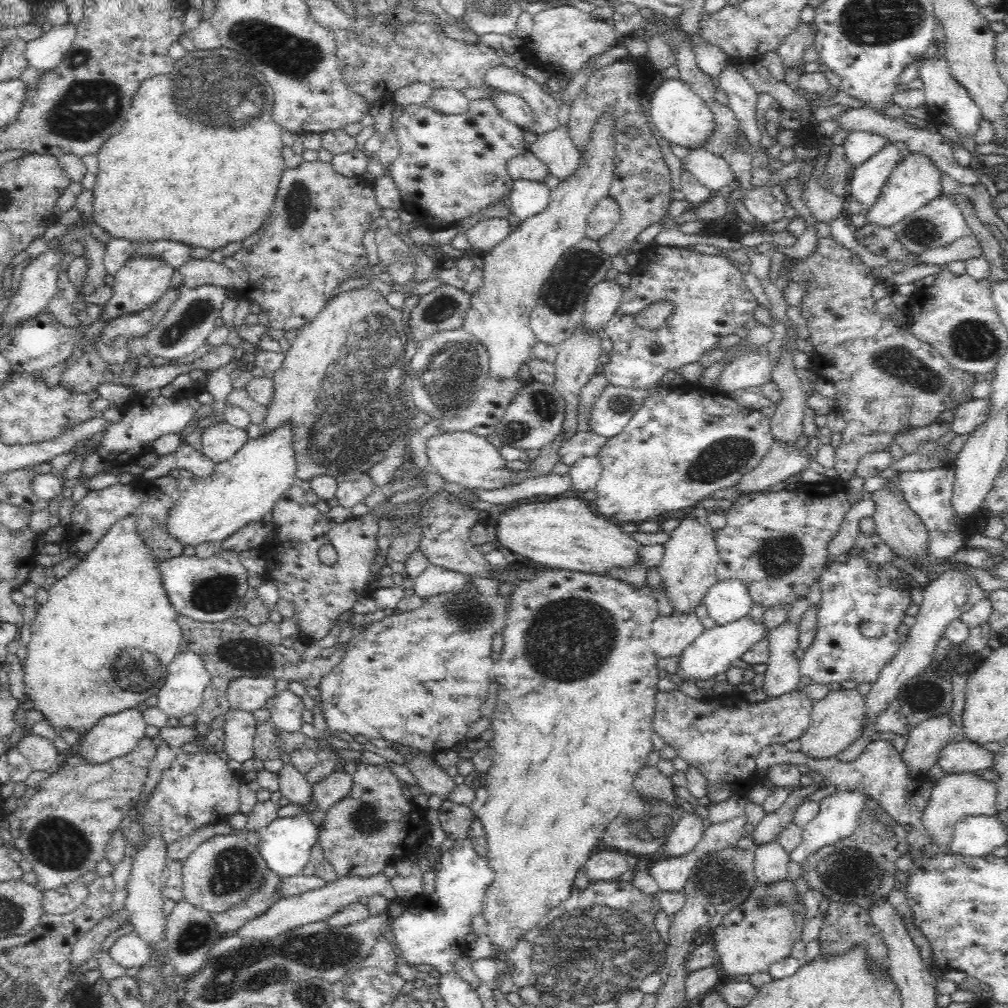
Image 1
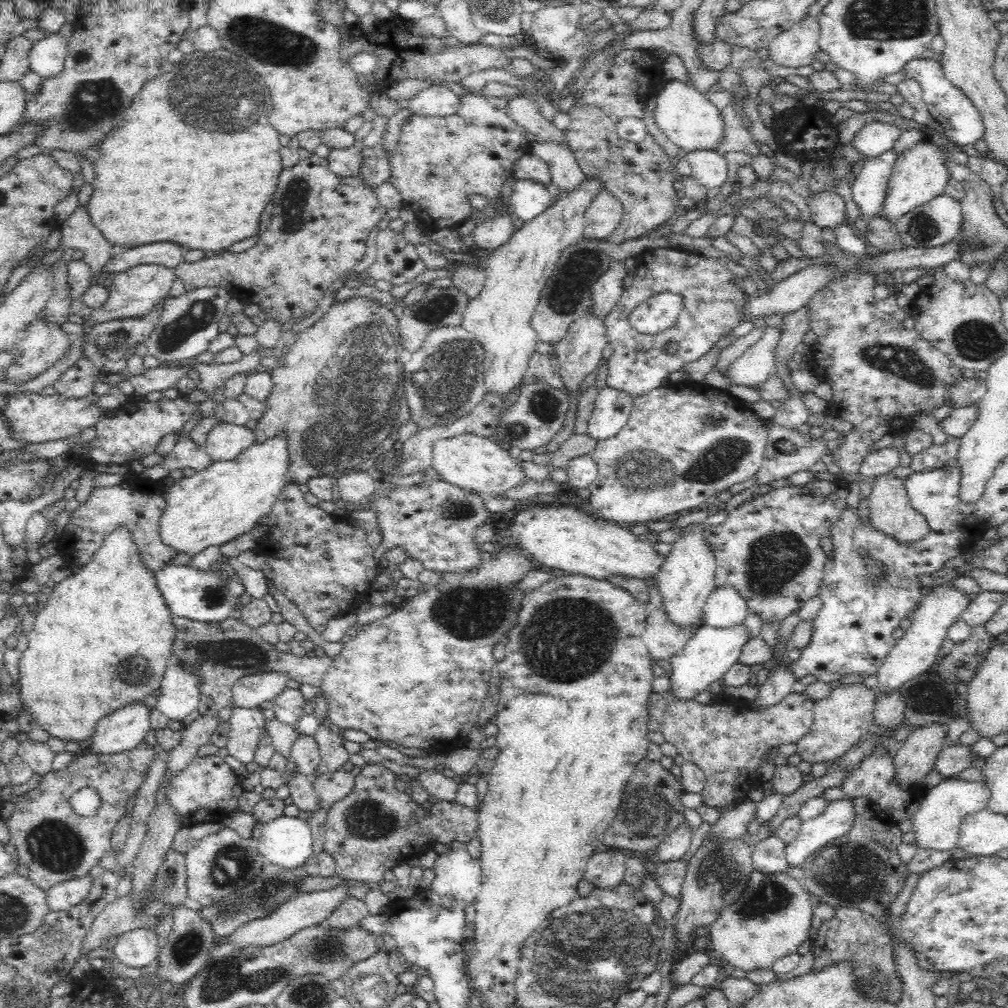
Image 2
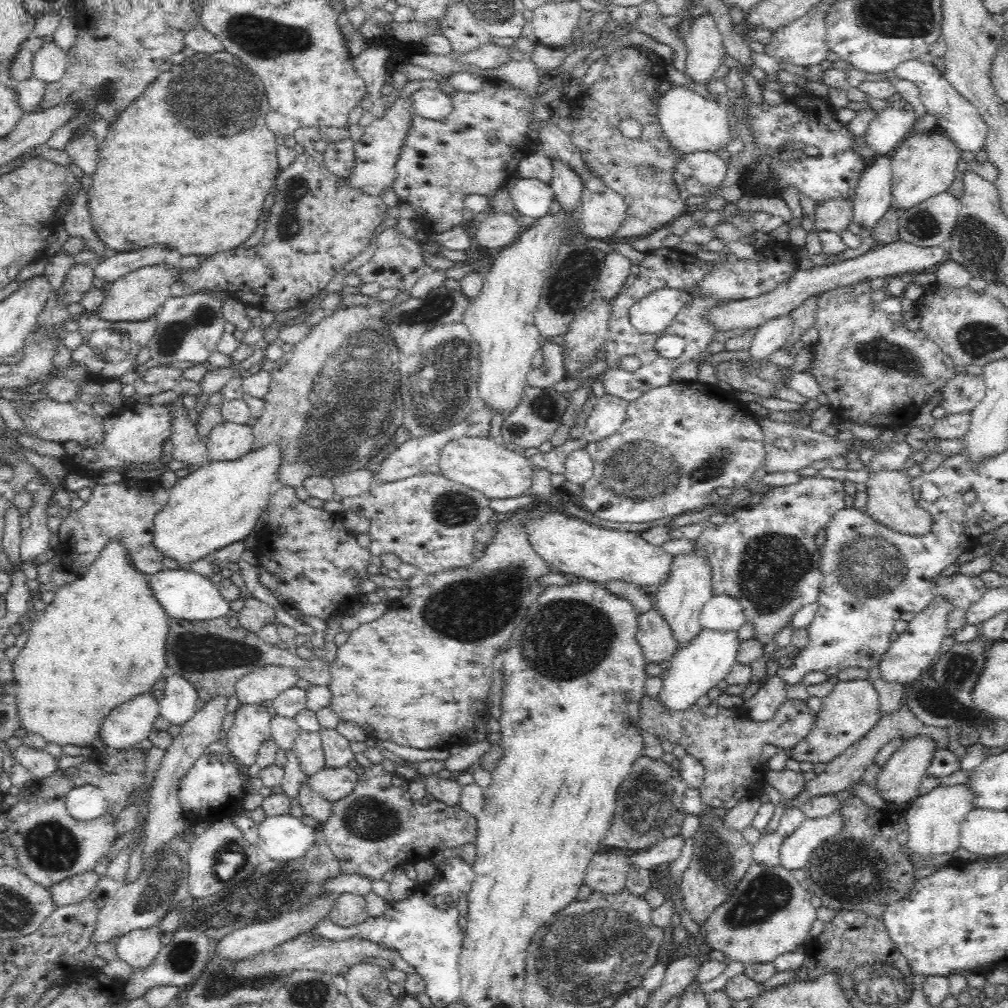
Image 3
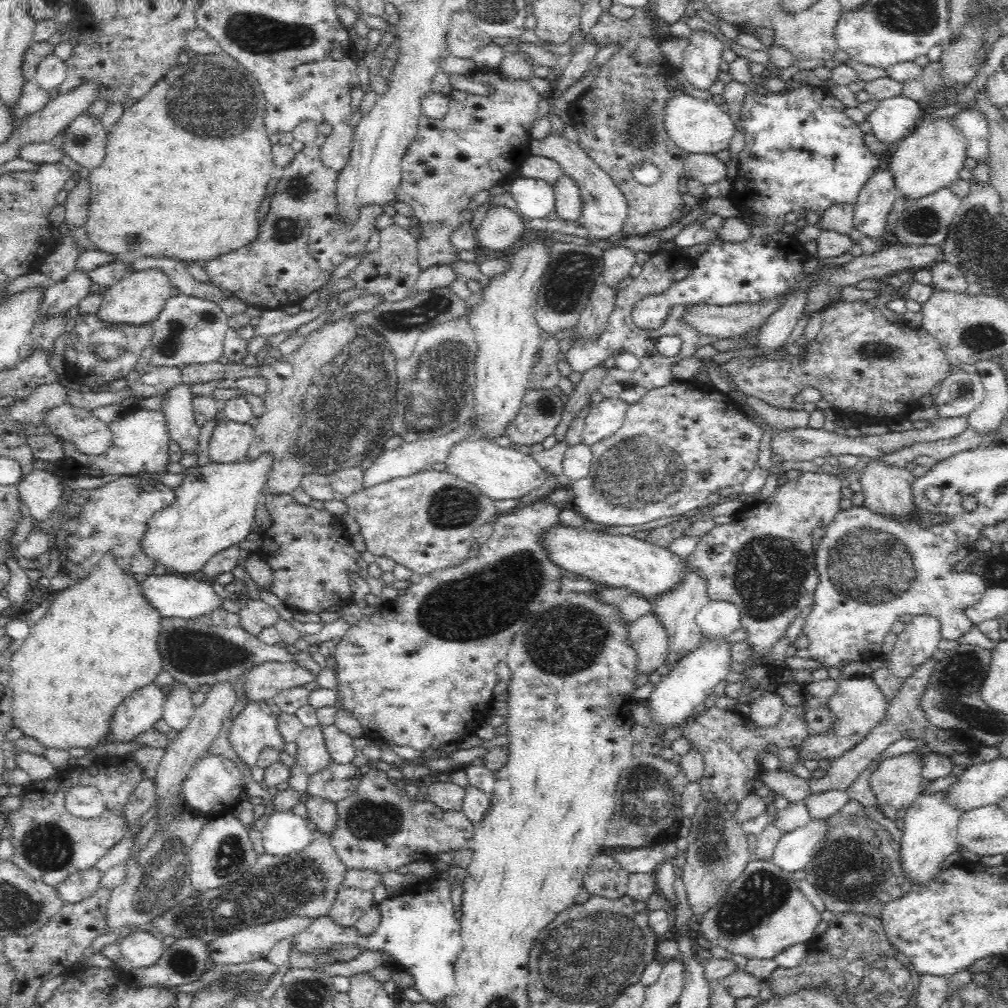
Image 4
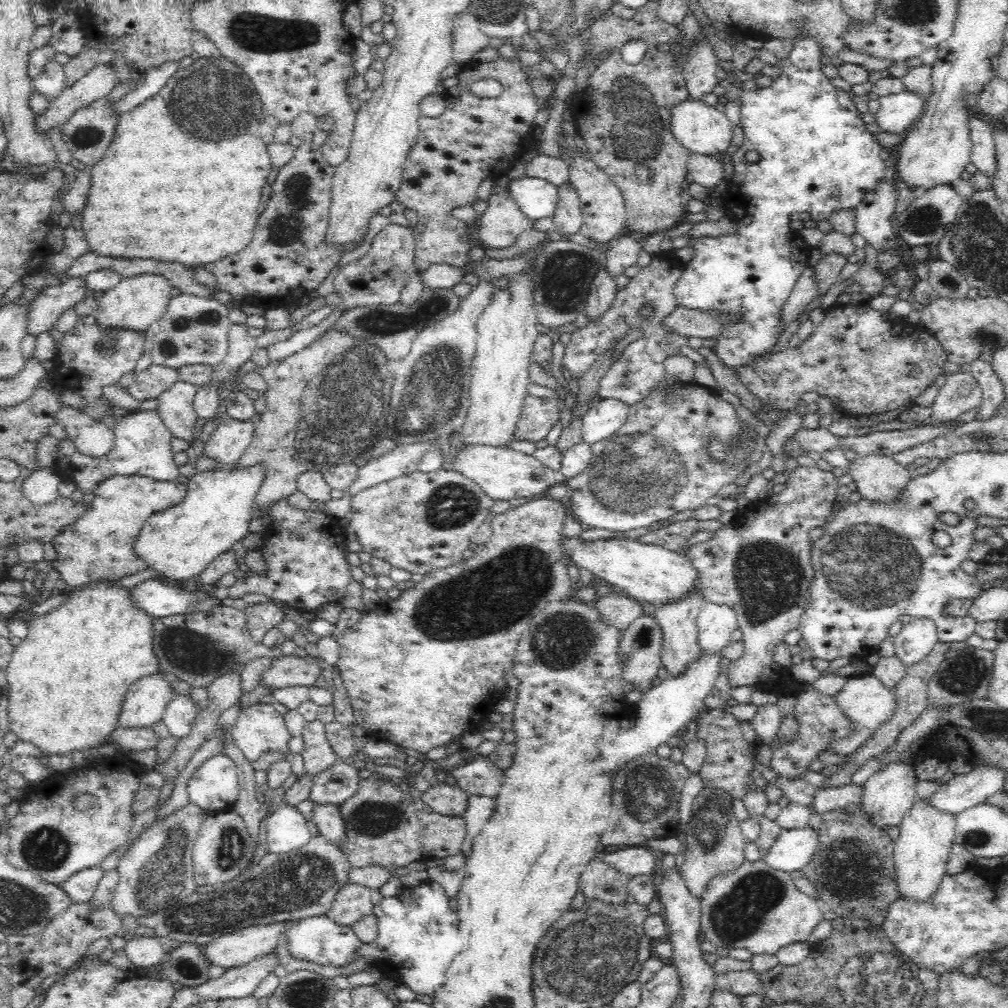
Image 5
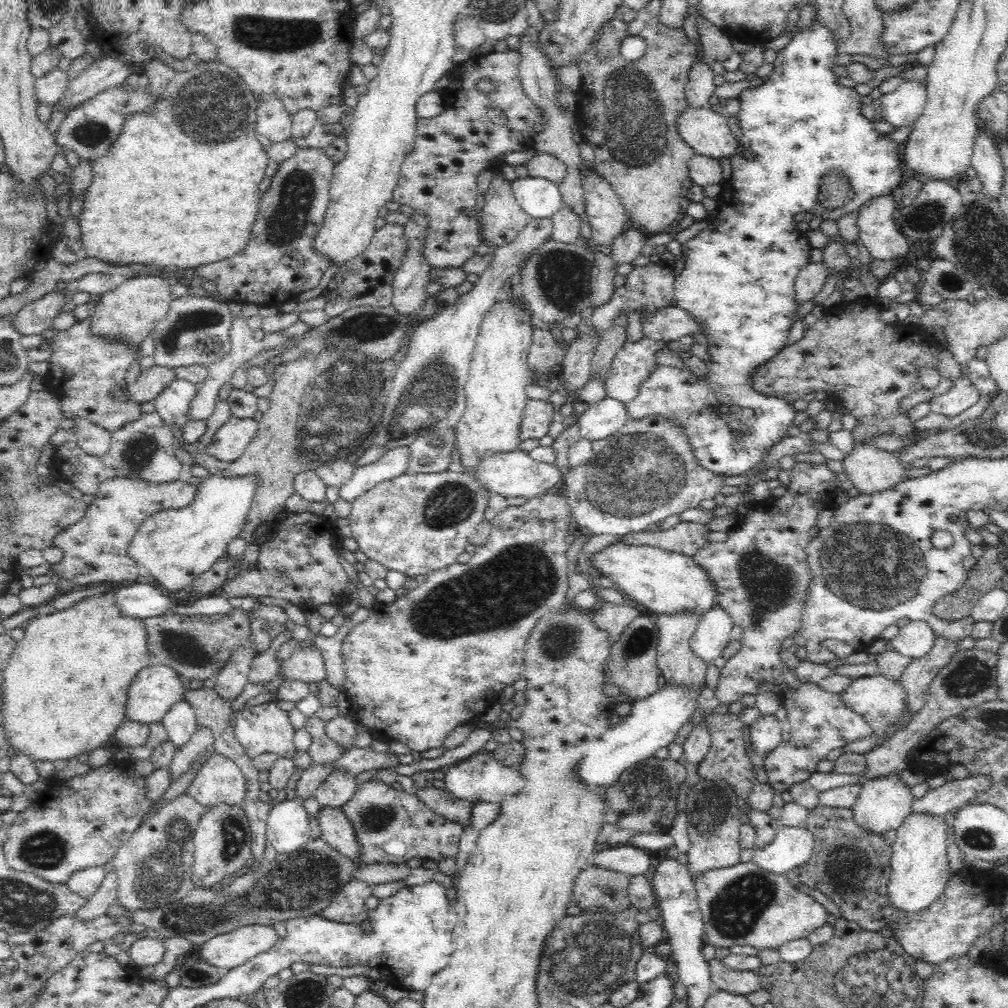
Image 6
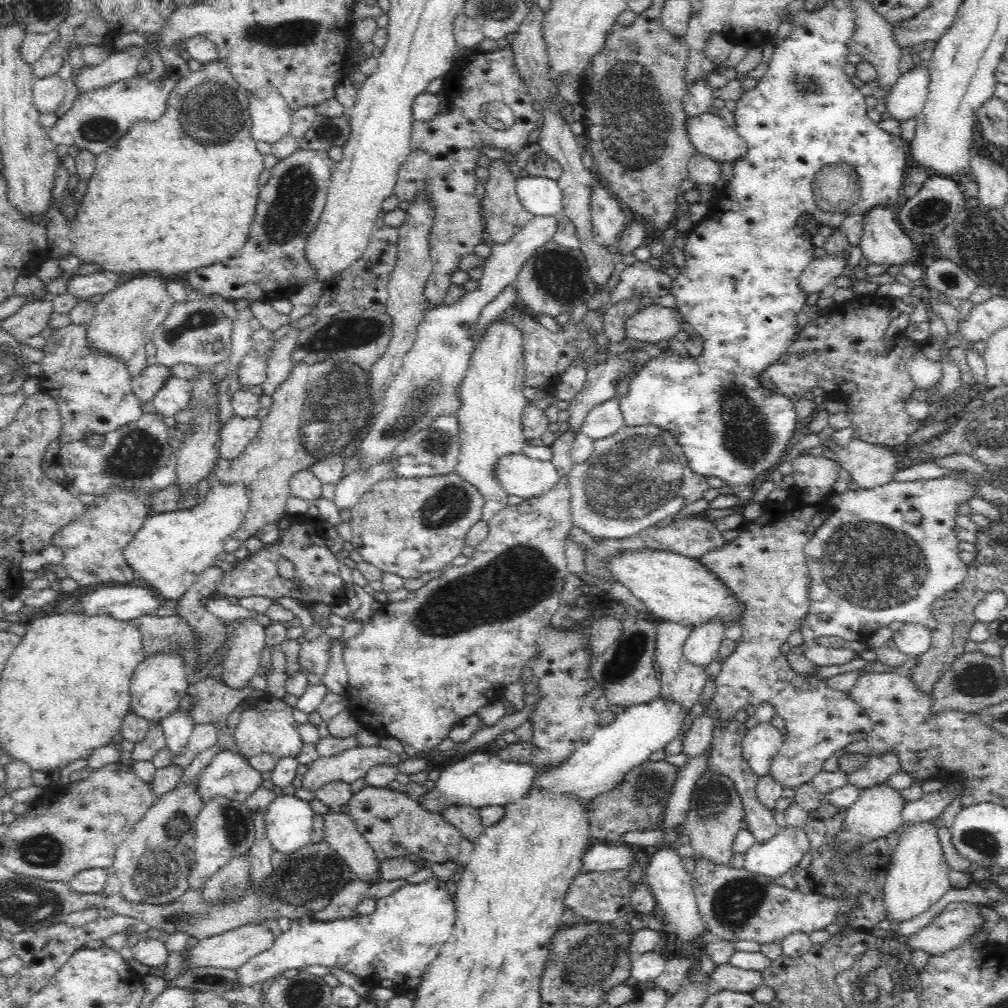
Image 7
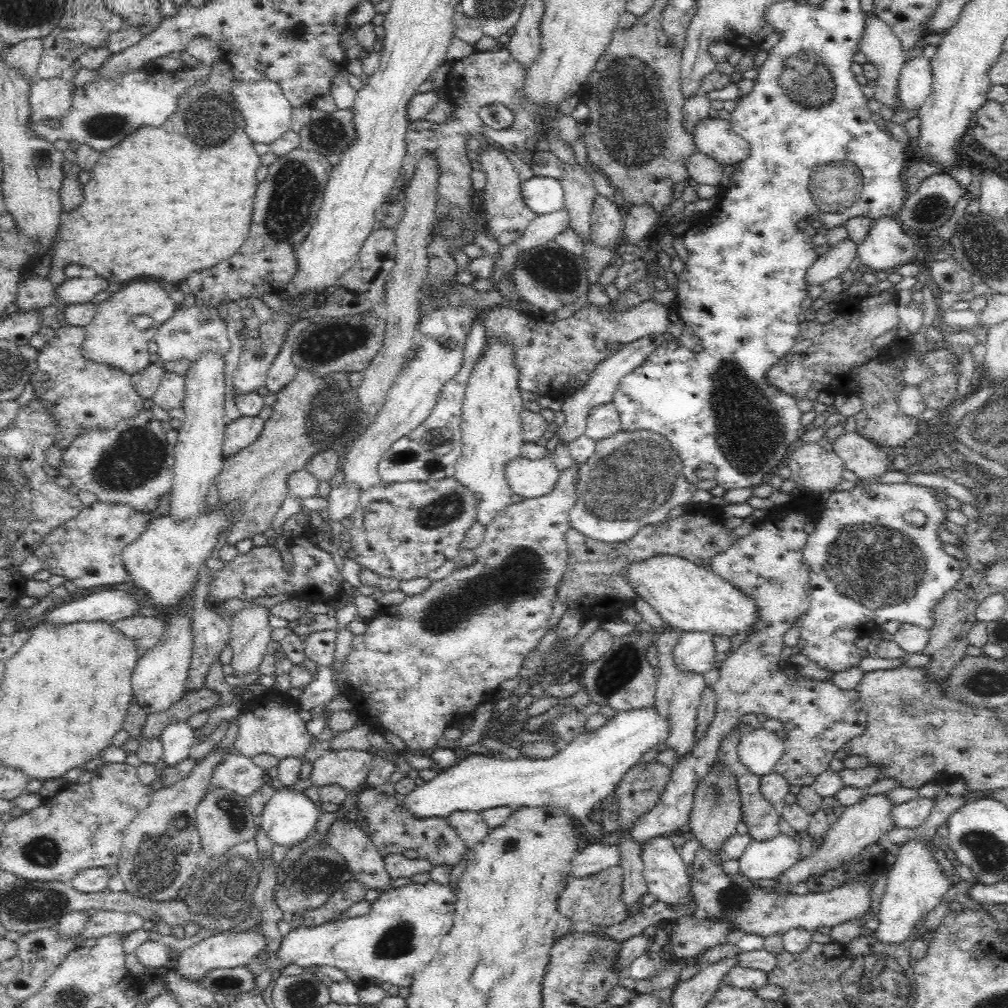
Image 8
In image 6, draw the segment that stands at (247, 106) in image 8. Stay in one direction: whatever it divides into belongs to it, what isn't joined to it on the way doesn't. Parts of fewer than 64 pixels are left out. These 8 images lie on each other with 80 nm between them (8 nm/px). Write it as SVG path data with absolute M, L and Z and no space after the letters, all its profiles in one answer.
M276 99L259 100L256 116L257 133L267 136L270 142L284 142L291 137L292 118Z

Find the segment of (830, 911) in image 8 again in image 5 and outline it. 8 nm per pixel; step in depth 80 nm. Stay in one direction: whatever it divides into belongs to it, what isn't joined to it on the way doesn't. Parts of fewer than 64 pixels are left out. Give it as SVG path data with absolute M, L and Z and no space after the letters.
M763 859L756 862L745 860L731 873L715 876L713 879L700 903L700 930L702 938L712 942L716 948L745 948L753 955L774 955L783 946L807 942L808 936L822 919L823 909L819 902L802 894L796 888L790 873L768 866Z

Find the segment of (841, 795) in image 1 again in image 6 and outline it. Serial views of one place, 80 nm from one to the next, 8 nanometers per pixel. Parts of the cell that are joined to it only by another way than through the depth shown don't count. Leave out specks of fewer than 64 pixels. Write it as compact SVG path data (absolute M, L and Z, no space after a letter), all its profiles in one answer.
M782 825L776 838L767 847L754 847L753 861L768 872L786 875L812 858L814 845L814 834L806 827Z

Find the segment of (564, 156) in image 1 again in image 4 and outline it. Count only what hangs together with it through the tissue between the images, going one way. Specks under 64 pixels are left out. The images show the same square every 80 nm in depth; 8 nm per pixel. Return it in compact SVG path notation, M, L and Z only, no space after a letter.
M562 172L558 180L551 184L555 195L555 210L562 220L580 221L582 214L581 192L570 174Z

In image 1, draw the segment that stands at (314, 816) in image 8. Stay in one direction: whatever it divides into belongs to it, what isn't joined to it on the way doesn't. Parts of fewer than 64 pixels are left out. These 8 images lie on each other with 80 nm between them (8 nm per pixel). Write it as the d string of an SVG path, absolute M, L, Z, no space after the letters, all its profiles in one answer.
M300 812L297 816L276 818L268 826L260 830L259 853L267 864L280 878L290 878L301 874L310 860L312 848L319 840L319 828L312 821L312 812Z

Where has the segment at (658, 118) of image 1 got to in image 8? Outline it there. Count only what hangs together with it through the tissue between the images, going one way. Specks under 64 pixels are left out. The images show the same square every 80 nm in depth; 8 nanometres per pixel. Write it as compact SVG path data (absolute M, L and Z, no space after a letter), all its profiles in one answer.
M719 117L700 120L691 132L697 152L707 154L720 165L735 165L750 154L747 140L734 132L731 121Z

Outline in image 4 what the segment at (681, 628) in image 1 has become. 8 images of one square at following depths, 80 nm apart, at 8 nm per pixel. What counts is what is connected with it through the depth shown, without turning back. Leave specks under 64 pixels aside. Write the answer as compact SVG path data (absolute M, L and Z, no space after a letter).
M651 611L629 624L629 643L637 652L637 672L655 672L665 663L669 642L666 628Z

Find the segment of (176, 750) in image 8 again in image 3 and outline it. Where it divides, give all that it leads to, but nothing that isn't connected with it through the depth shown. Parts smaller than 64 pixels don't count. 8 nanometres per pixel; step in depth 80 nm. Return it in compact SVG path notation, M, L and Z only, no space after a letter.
M167 671L164 674L164 687L158 704L159 714L170 724L183 725L196 713L198 691L185 678Z

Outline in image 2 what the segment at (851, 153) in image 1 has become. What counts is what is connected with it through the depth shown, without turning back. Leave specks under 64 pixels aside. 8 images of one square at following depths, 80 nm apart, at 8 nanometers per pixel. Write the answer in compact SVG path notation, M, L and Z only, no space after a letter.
M874 121L858 130L852 138L852 147L862 155L861 162L892 149L901 131L886 122Z

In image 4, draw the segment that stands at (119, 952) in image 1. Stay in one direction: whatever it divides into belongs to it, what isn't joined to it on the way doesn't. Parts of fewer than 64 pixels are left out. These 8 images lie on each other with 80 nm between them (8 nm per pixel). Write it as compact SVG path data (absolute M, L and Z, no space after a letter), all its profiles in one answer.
M130 930L119 943L122 960L129 962L129 968L144 968L154 964L163 952L161 936L148 931Z

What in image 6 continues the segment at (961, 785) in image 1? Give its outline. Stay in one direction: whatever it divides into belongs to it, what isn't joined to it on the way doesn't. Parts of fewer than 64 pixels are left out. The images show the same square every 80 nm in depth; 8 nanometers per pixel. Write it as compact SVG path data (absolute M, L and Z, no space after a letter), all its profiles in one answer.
M912 812L897 829L898 835L892 844L892 870L888 884L890 903L895 910L918 912L922 908L930 907L944 891L951 876L946 852L948 830L944 815L932 816Z

